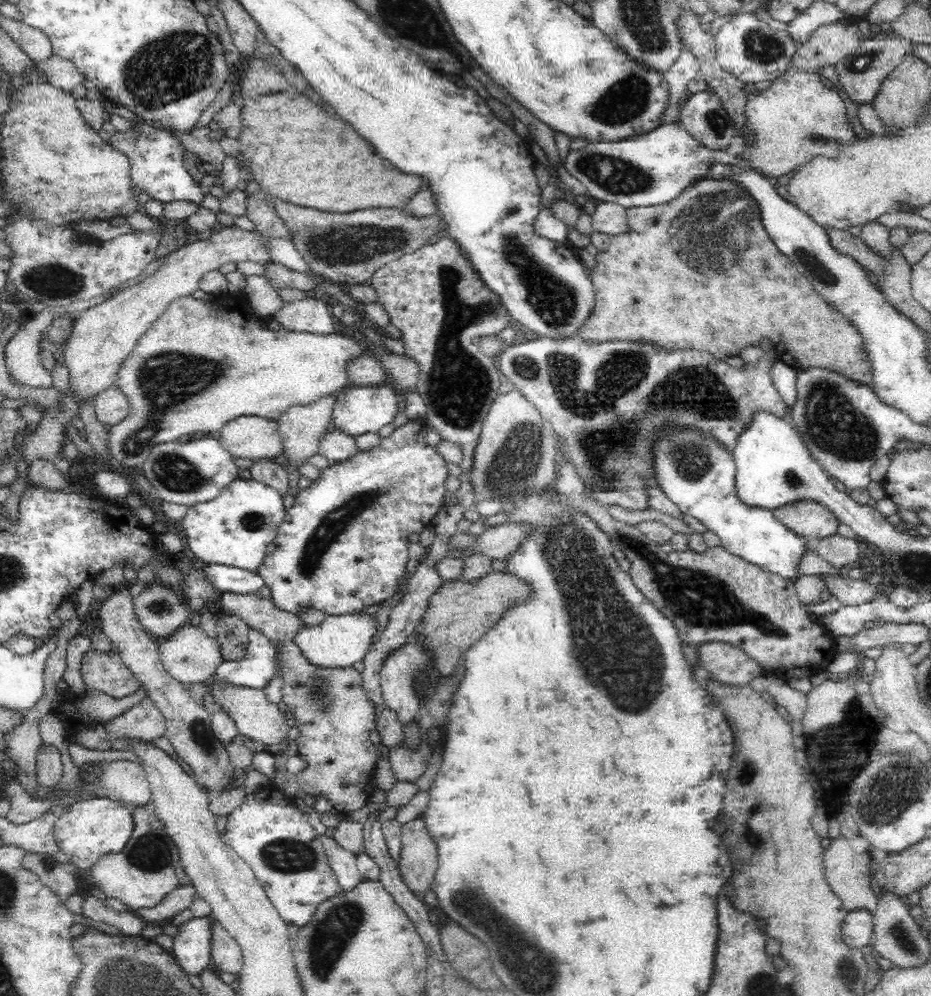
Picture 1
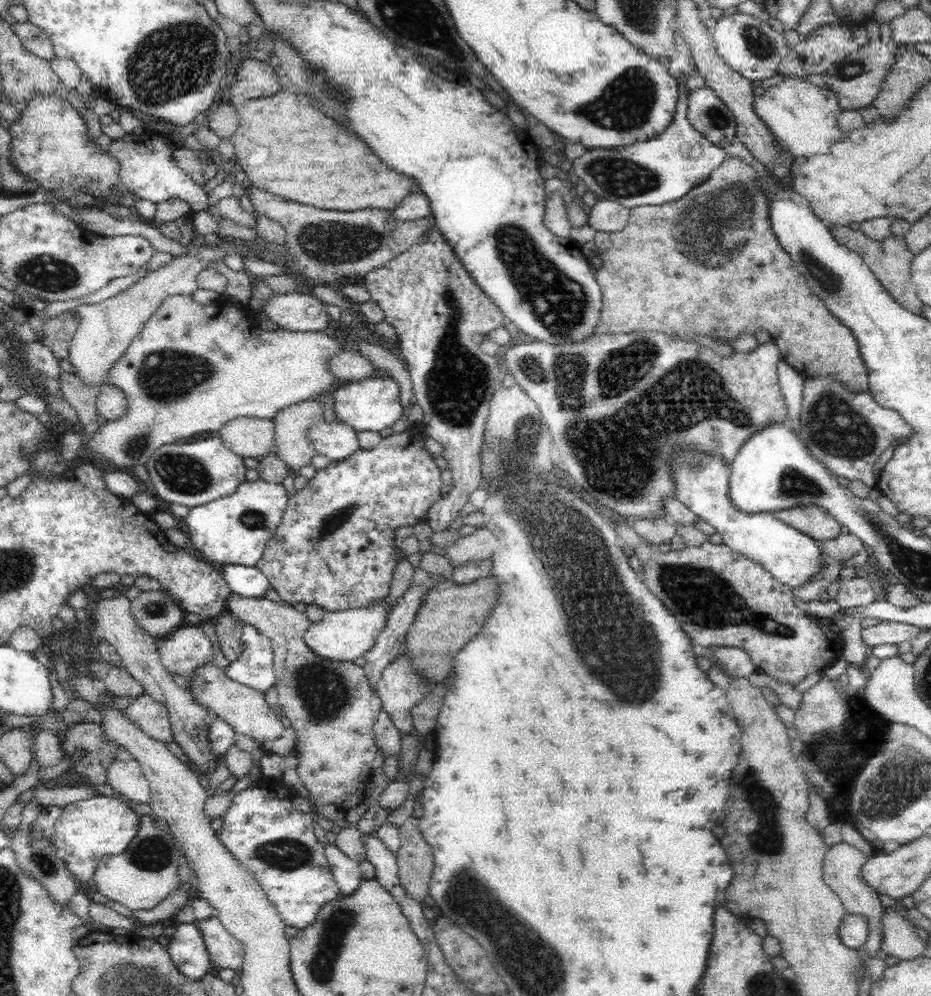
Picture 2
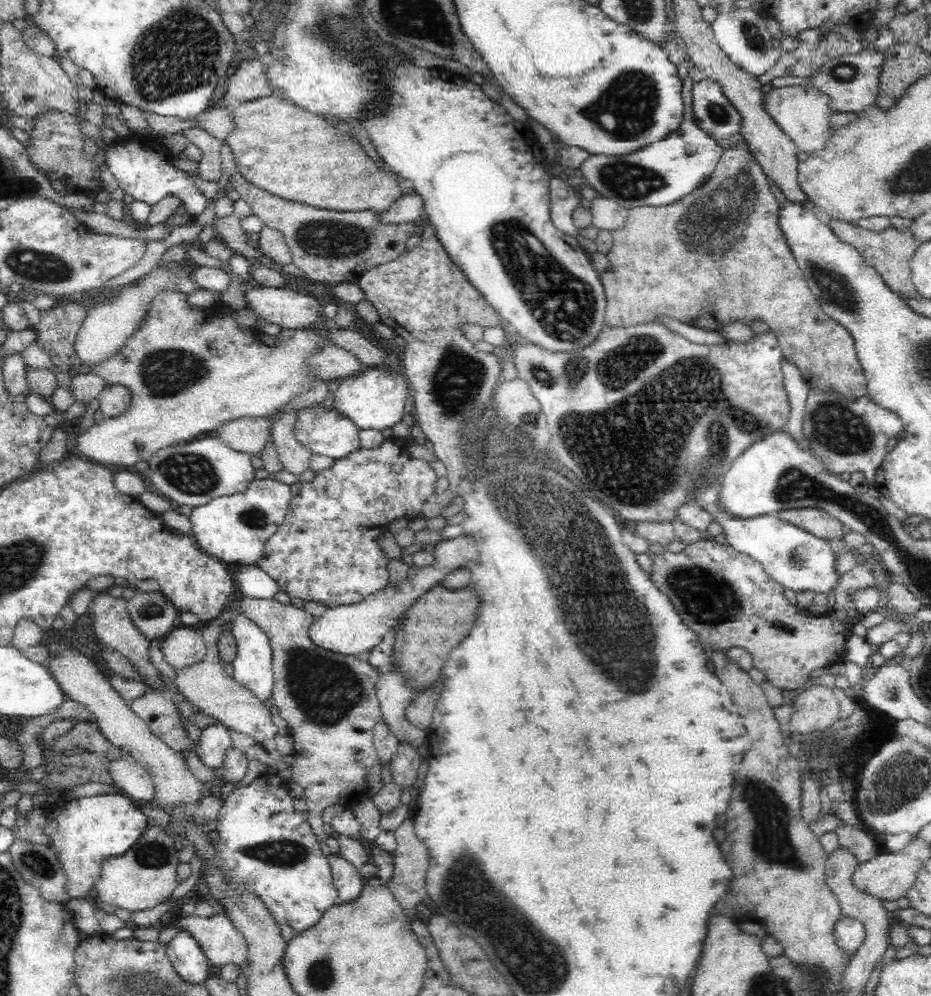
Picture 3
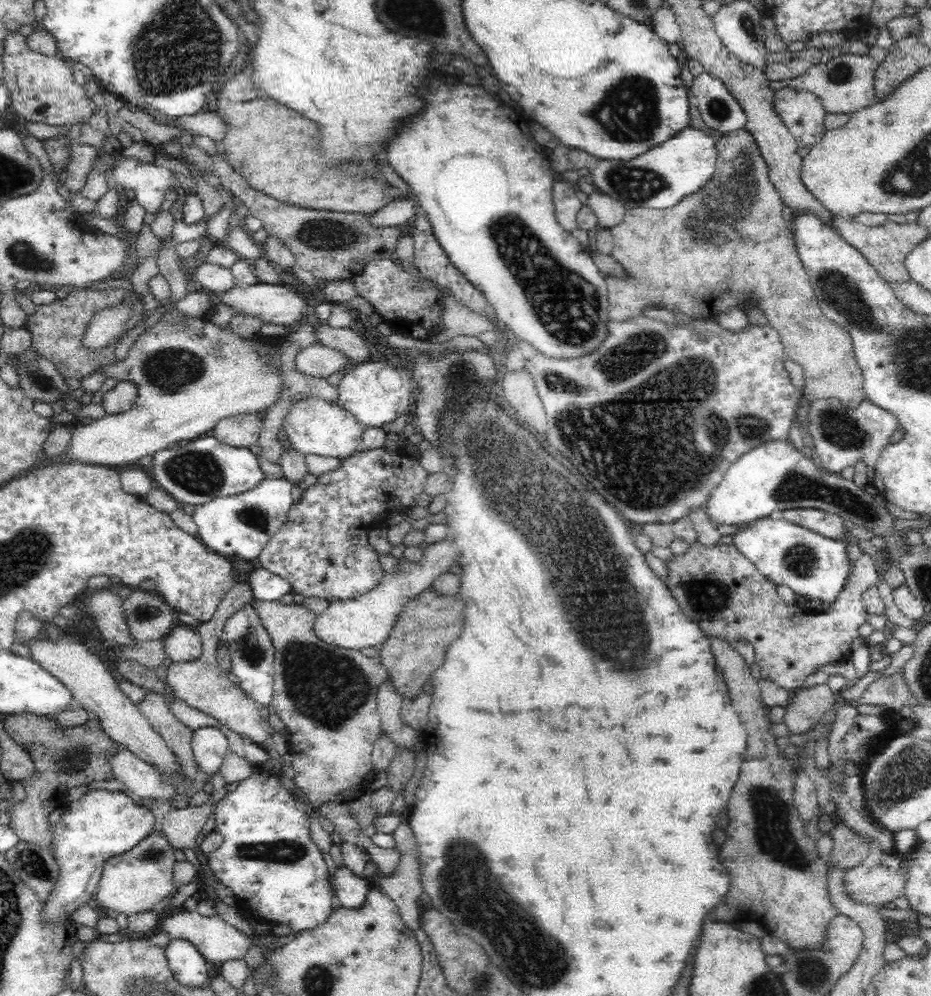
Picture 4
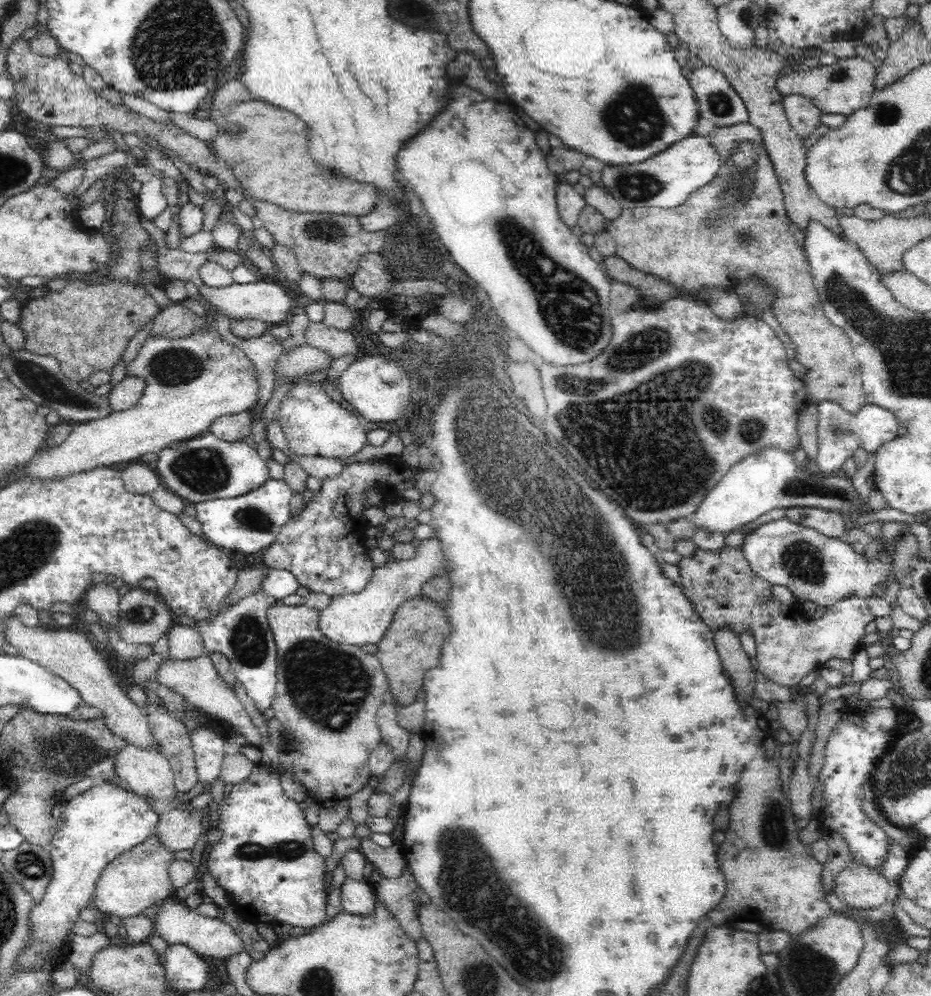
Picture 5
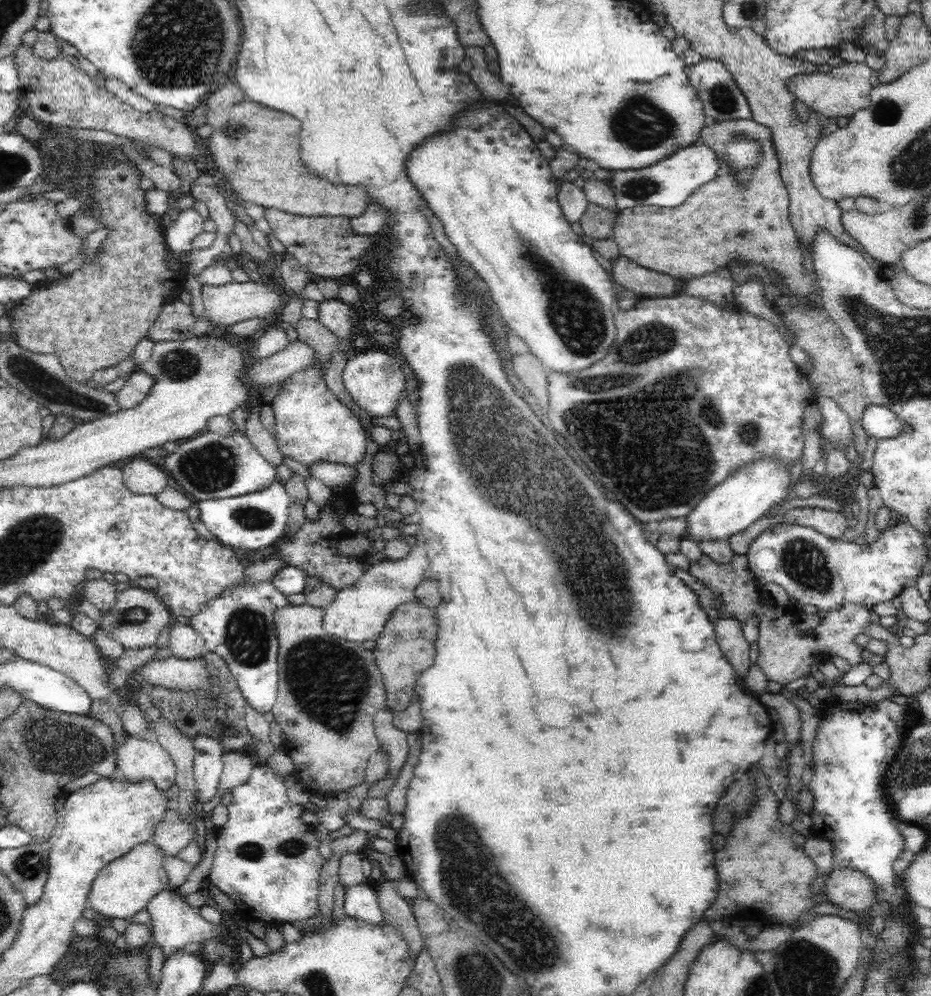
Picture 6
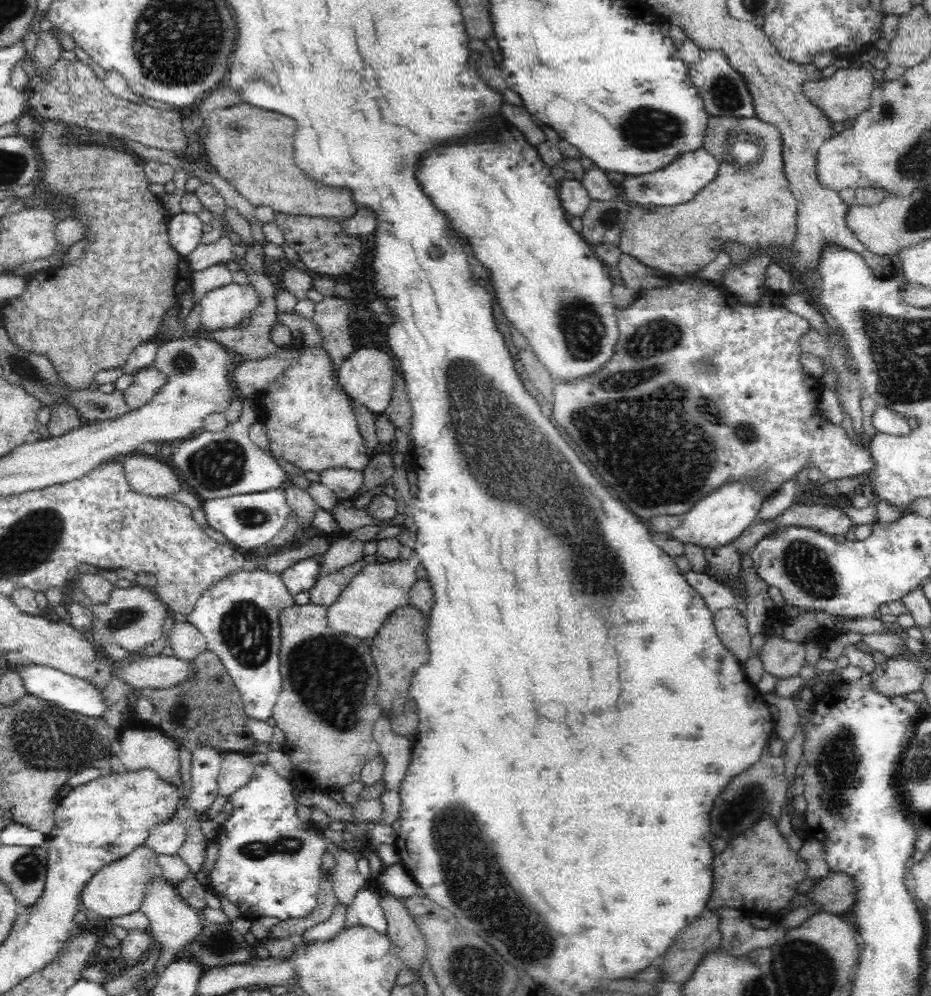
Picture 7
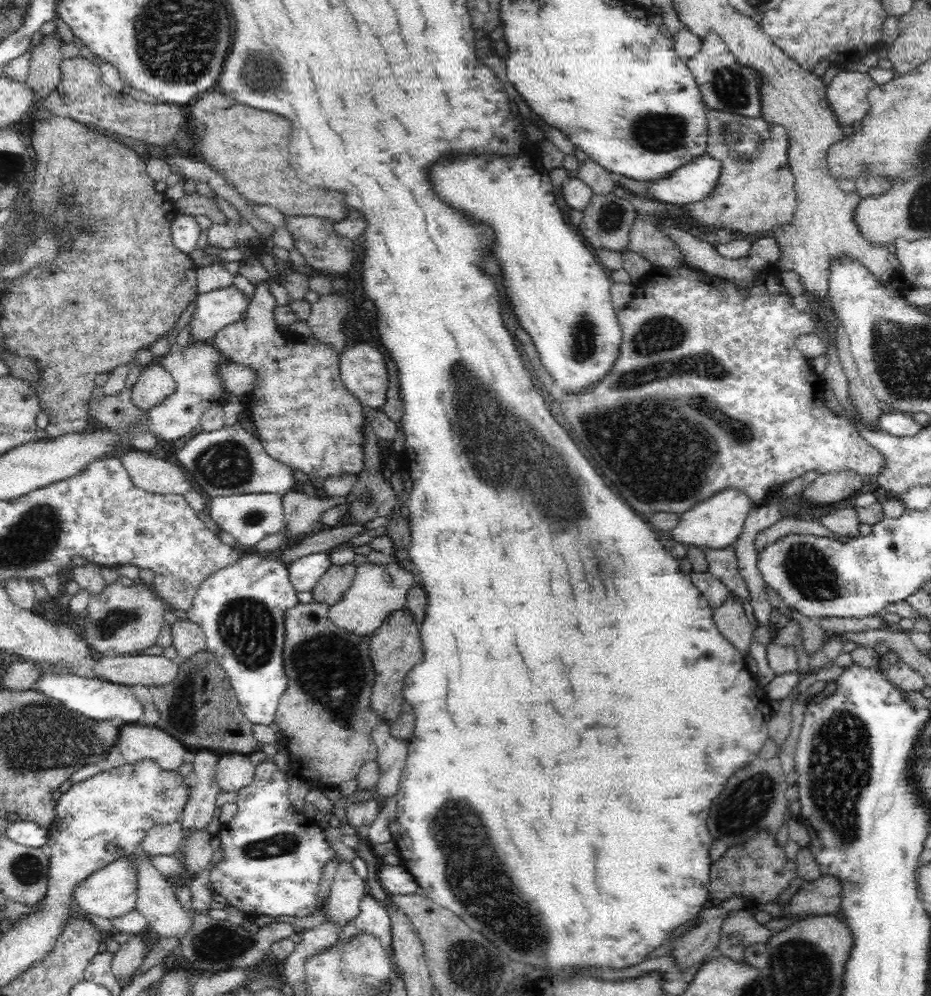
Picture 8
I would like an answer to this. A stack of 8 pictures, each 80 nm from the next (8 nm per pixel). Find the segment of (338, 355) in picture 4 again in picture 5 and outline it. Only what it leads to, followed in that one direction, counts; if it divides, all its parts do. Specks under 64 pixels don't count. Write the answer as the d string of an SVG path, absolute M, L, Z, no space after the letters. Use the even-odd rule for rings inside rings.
M308 344L297 346L293 351L282 353L275 366L276 376L288 378L302 377L305 374L314 374L318 371L328 371L333 360L326 352Z

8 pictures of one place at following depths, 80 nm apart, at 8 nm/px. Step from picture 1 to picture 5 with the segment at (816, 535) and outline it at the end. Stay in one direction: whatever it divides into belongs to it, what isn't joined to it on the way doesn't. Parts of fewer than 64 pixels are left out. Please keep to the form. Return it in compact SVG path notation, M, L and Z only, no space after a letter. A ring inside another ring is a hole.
M794 507L785 509L786 518L799 525L820 532L830 538L844 539L846 526L842 514L814 507Z

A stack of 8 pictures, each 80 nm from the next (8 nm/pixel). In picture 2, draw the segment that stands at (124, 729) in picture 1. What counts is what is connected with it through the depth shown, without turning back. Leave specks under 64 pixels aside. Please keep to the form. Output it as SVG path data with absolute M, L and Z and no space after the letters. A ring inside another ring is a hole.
M140 695L131 701L126 709L126 718L137 723L144 734L160 742L172 741L172 729L164 705L150 695Z

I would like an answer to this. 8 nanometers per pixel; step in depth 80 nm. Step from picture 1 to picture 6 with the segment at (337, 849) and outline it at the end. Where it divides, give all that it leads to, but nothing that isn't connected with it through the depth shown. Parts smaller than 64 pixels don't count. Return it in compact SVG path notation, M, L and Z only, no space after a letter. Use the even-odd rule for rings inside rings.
M364 882L352 884L345 889L343 909L345 914L371 925L381 925L383 912L376 890Z

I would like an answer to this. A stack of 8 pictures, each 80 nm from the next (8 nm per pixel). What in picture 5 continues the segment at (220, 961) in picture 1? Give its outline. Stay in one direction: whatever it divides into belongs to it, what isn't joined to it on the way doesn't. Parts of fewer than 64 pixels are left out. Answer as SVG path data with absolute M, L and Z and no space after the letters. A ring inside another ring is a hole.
M169 897L159 903L158 914L155 916L155 934L164 938L169 945L185 944L201 957L227 959L235 954L241 953L244 948L242 939L228 923L222 919L208 918L198 914L197 909L187 907L184 902Z

